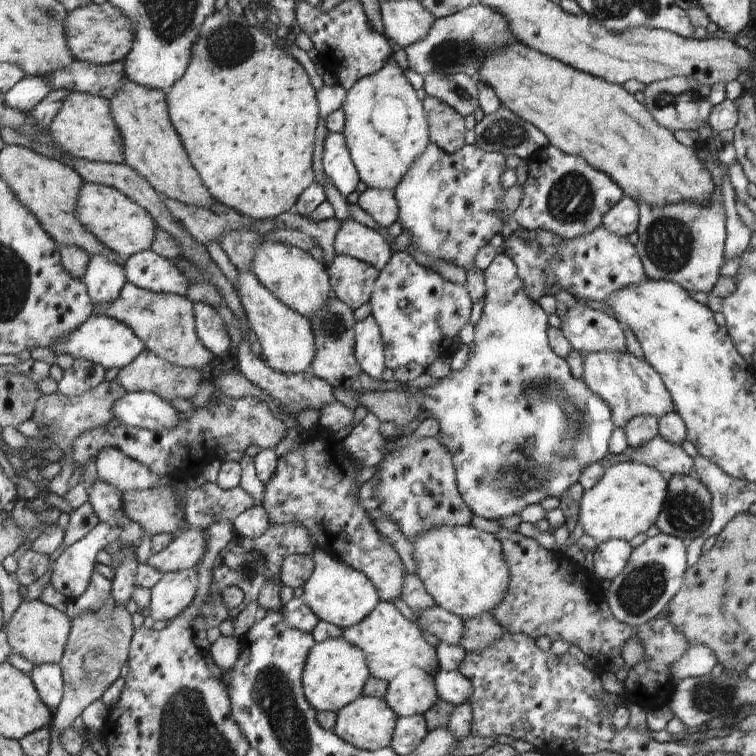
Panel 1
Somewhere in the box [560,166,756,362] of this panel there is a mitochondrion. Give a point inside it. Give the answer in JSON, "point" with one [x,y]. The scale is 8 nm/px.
{"point":[669,243]}

